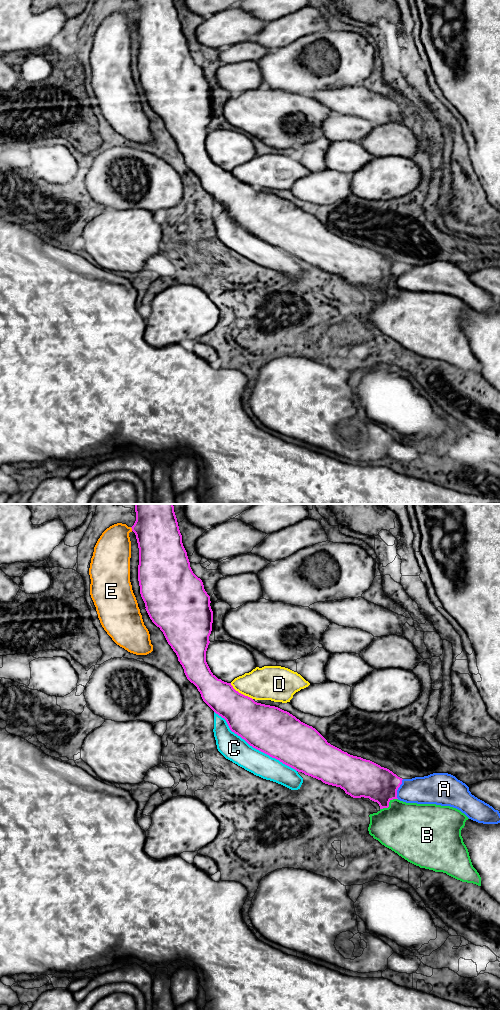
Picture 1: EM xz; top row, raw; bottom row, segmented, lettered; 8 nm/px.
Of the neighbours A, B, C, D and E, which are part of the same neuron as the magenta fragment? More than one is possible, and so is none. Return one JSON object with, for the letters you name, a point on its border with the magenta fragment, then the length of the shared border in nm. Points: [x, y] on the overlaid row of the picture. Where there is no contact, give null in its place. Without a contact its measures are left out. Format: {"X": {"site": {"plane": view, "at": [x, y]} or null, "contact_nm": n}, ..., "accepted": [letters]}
{"C": {"site": {"plane": "xz", "at": [253, 747]}, "contact_nm": 800}, "accepted": ["C"]}

